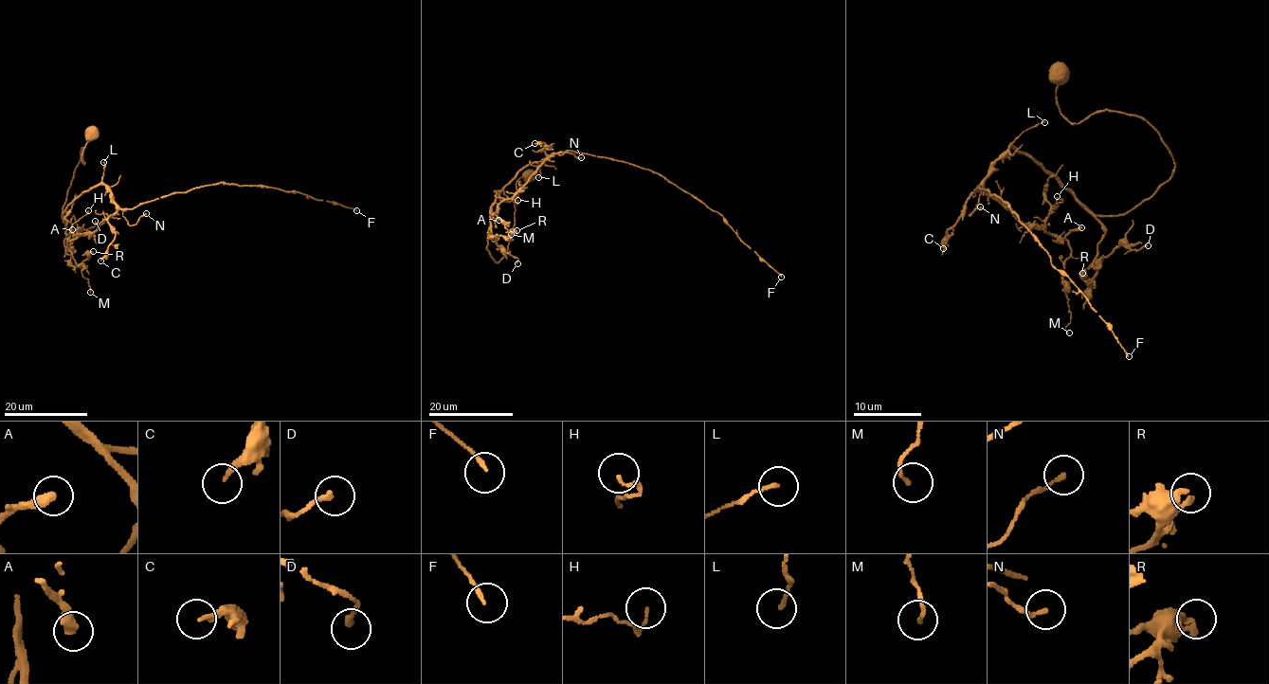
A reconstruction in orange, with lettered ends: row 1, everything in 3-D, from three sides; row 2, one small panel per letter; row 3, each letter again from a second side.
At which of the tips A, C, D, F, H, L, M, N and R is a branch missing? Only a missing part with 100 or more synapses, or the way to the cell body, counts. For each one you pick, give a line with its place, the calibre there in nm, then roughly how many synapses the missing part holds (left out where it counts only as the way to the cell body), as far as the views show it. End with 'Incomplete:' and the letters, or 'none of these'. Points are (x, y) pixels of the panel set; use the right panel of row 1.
Incomplete: none of these

